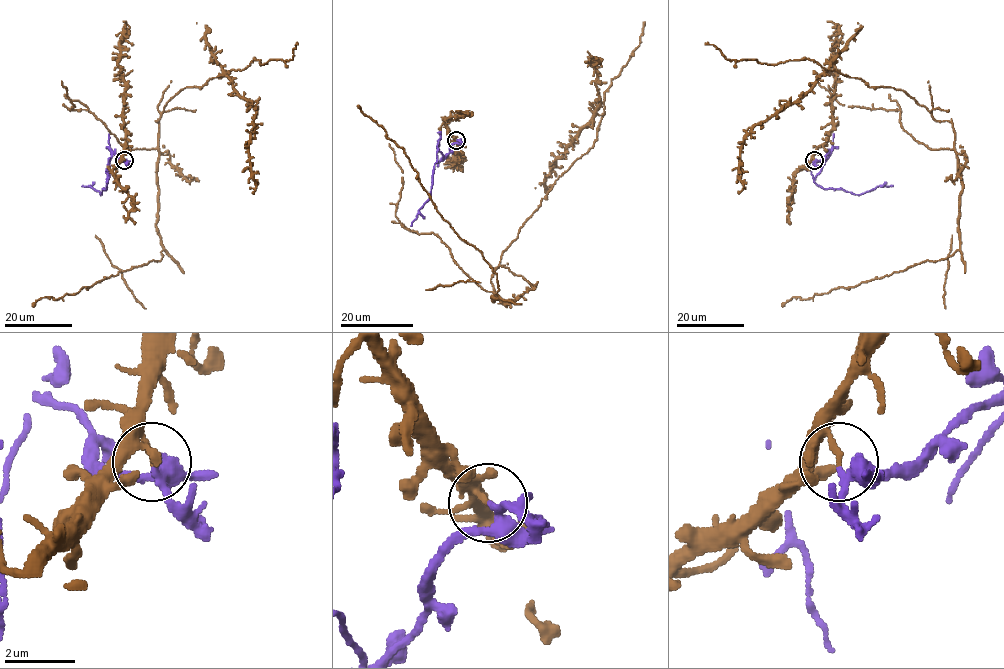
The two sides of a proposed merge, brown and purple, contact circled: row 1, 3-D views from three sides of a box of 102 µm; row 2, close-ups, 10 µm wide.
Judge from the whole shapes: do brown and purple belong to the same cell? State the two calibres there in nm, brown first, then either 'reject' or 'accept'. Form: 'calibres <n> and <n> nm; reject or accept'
calibres 160 and 240 nm; reject

